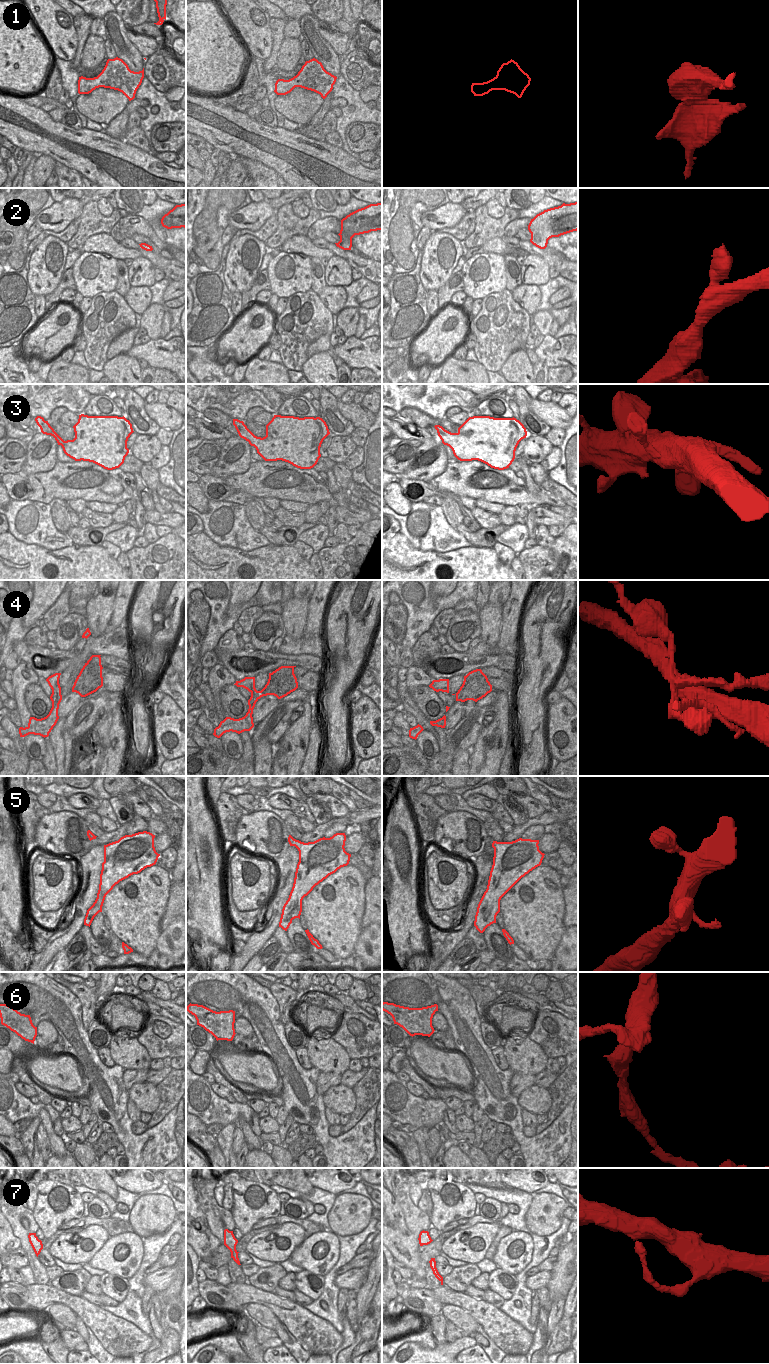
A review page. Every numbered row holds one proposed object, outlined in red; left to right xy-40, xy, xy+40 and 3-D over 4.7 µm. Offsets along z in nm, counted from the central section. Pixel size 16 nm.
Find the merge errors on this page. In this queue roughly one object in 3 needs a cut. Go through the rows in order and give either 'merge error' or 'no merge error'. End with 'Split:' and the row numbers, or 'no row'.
1: merge error
2: no merge error
3: no merge error
4: no merge error
5: no merge error
6: merge error
7: no merge error
Split: 1, 6

